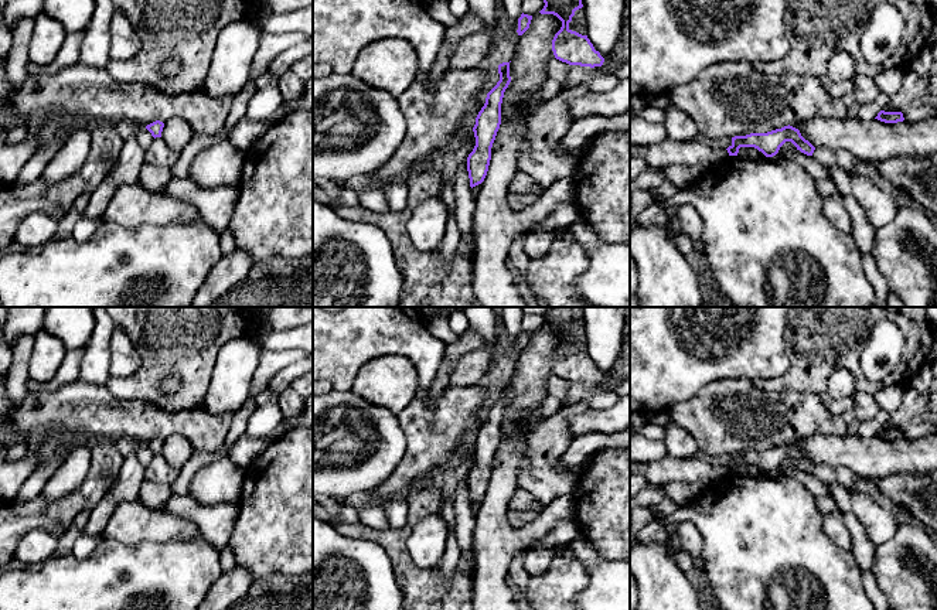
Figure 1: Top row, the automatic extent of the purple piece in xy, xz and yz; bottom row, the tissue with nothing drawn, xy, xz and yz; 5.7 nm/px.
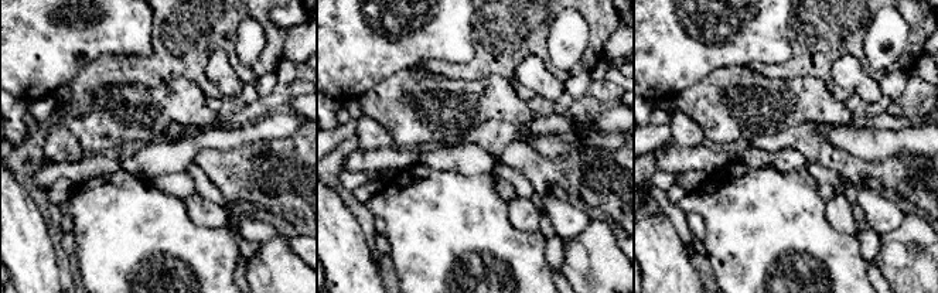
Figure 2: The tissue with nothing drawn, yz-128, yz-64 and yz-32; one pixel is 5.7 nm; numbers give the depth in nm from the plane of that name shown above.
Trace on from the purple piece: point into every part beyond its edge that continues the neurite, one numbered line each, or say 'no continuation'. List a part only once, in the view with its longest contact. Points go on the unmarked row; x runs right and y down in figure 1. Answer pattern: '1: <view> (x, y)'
no continuation

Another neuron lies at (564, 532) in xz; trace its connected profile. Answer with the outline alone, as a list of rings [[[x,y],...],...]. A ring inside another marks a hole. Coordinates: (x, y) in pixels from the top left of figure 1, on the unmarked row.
[[[559,521],[545,538],[532,542],[531,545],[521,549],[512,559],[508,570],[508,577],[525,593],[531,576],[525,572],[522,566],[524,552],[535,548],[558,548],[559,545],[566,545],[573,542],[580,536],[580,529],[577,524],[570,521]]]

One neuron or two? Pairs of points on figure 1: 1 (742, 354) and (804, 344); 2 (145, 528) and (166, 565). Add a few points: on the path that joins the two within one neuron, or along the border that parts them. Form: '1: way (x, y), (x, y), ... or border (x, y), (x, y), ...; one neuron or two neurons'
1: border (787, 321), (784, 343), (789, 368), (772, 378); two neurons
2: border (186, 539), (119, 542); two neurons

